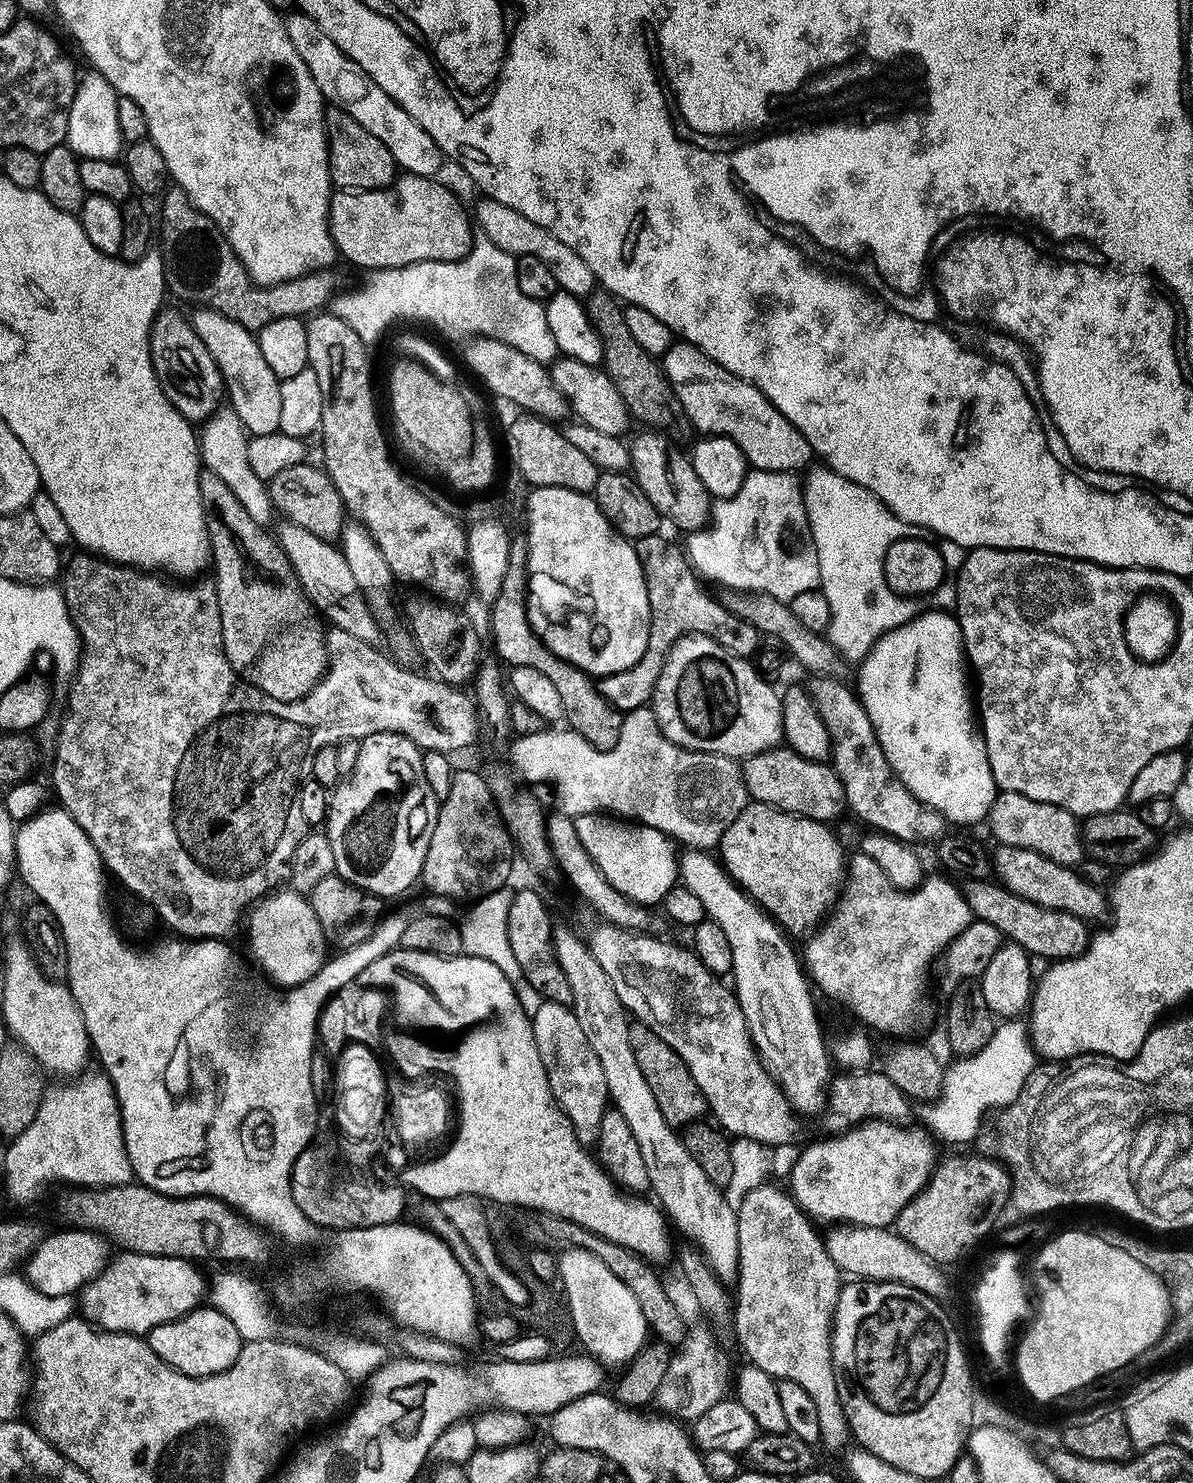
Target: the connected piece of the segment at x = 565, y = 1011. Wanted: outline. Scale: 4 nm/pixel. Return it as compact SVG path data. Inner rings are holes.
M540 1002L530 1016L534 1030L534 1042L538 1046L538 1054L542 1058L542 1066L546 1070L548 1085L552 1091L552 1099L560 1105L566 1118L574 1126L576 1137L585 1146L595 1145L600 1134L602 1114L610 1107L610 1097L606 1086L606 1074L602 1074L602 1066L590 1050L590 1042L586 1042L586 1034L582 1034L582 1026L578 1026L578 1018L567 1004Z

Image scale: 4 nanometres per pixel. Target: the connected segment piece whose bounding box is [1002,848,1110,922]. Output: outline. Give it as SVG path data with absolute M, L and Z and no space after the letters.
M1004 848L1003 887L1029 904L1054 908L1058 912L1068 912L1079 920L1091 922L1109 915L1110 904L1099 887L1084 879L1075 867L1054 862L1040 852L1025 848Z

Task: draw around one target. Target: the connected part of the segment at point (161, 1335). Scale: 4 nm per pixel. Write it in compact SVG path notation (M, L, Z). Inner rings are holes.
M201 1306L182 1318L154 1326L146 1339L150 1350L172 1368L187 1376L213 1376L225 1372L238 1358L242 1341L230 1318L211 1306Z

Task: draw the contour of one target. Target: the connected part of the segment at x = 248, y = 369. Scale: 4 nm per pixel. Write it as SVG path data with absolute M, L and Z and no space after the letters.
M197 307L193 312L196 313L191 313L190 319L194 330L198 338L202 338L206 350L210 350L216 369L224 379L227 403L244 423L245 432L252 436L278 432L282 411L280 380L274 370L270 370L266 358L262 358L259 339L249 328L234 322L234 318L218 314L218 310Z

